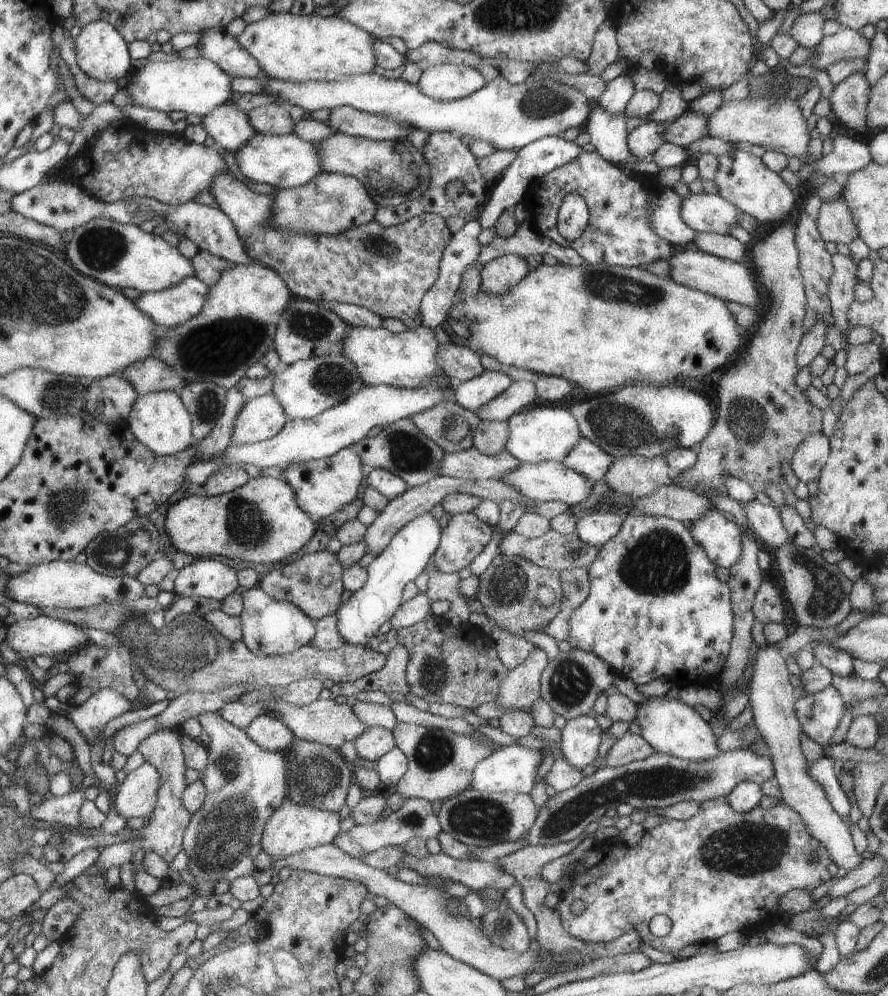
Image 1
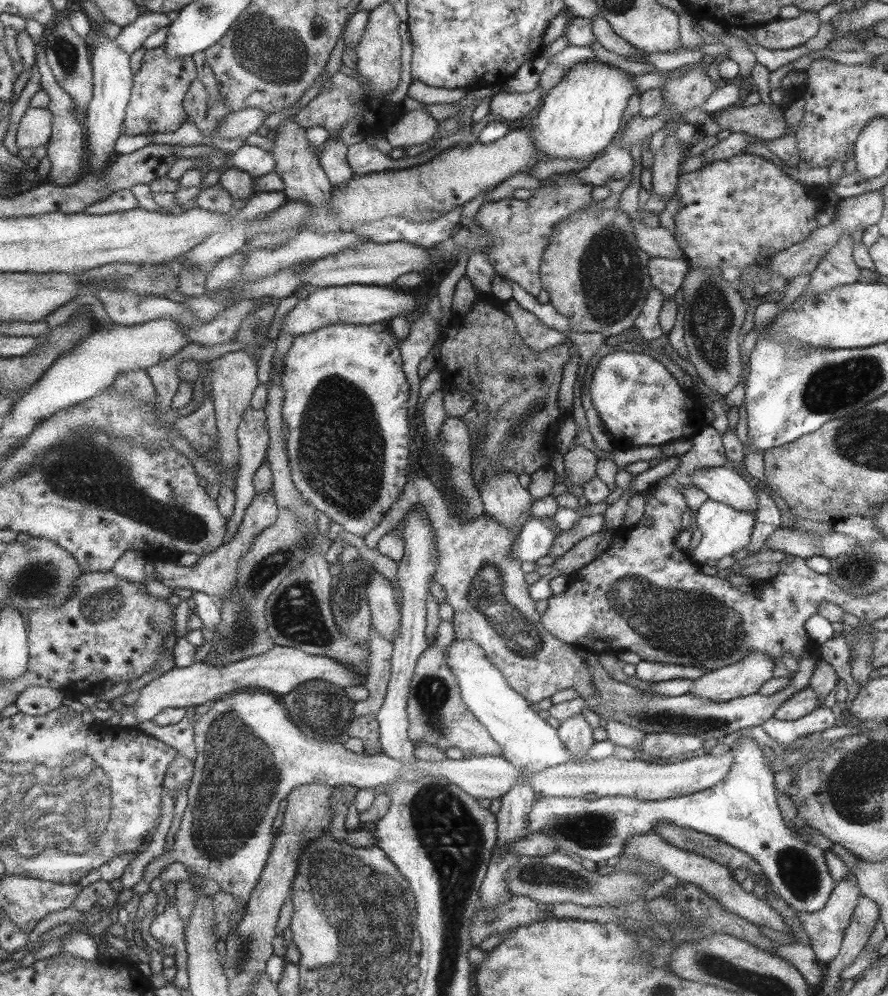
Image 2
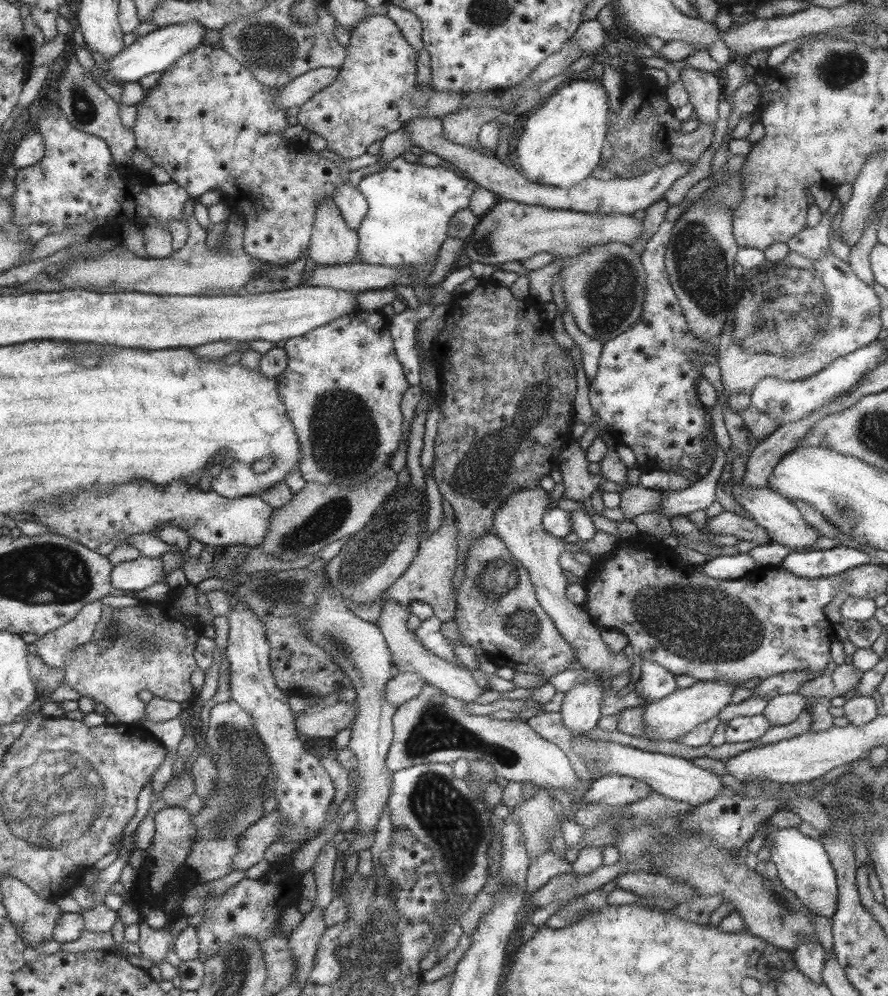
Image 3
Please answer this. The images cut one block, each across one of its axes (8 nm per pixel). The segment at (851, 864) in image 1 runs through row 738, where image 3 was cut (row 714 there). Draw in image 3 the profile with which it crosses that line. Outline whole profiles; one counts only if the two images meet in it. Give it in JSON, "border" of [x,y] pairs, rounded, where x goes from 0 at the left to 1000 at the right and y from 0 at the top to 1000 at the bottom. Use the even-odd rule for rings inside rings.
{"border":[[[900,696],[881,697],[868,700],[858,718],[869,729],[892,726],[907,712],[908,701]]]}

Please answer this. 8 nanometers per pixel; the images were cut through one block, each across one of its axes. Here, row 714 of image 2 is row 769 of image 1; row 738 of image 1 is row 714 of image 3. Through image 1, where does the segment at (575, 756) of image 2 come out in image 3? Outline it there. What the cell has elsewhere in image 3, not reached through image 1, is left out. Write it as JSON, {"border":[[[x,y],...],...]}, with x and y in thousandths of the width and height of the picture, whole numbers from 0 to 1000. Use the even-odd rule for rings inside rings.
{"border":[[[651,683],[634,699],[628,716],[632,718],[633,728],[644,739],[657,738],[672,730],[677,720],[675,707],[681,697],[671,687],[670,683]]]}

